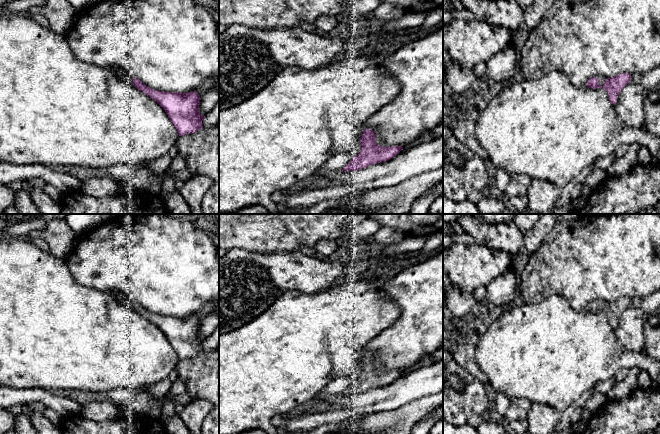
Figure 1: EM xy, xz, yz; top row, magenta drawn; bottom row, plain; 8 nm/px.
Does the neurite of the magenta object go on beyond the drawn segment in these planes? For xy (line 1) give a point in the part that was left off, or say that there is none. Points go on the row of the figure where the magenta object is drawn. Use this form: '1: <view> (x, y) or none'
1: xy (119, 73)

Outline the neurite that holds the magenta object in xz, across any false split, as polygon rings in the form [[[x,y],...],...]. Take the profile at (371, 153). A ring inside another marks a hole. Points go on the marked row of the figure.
[[[365,129],[361,139],[361,151],[337,152],[312,176],[316,181],[324,174],[334,171],[356,171],[369,165],[385,162],[394,158],[402,146],[380,146],[376,143],[376,134],[371,129]]]

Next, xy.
[[[119,68],[112,70],[117,77],[133,84],[138,90],[154,99],[165,110],[179,136],[195,133],[203,128],[202,120],[205,116],[200,114],[201,98],[197,92],[180,93],[154,90]]]

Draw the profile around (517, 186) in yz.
[[[512,175],[503,193],[508,198],[525,196],[530,183],[531,178],[527,175]]]

